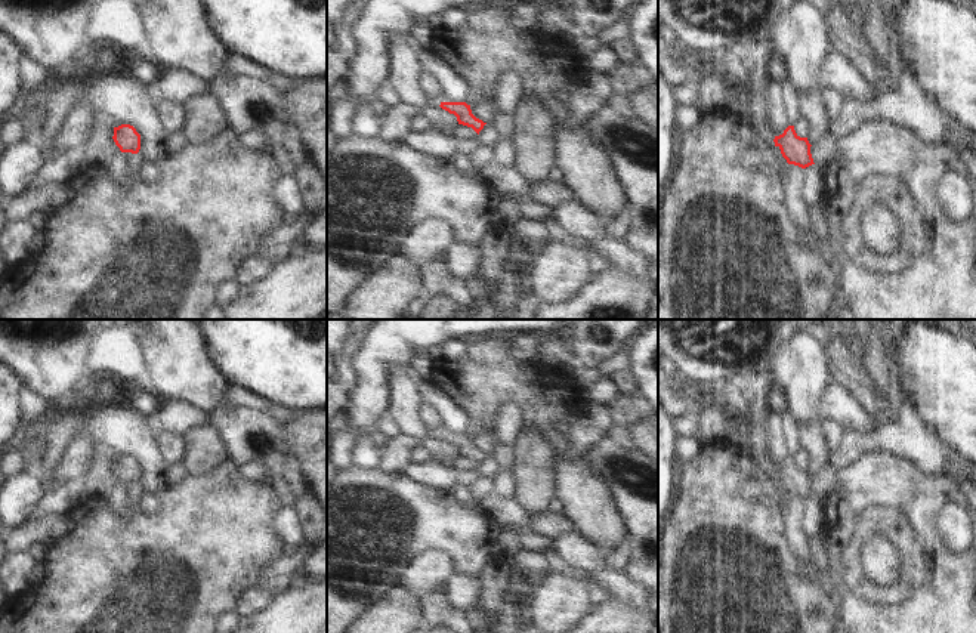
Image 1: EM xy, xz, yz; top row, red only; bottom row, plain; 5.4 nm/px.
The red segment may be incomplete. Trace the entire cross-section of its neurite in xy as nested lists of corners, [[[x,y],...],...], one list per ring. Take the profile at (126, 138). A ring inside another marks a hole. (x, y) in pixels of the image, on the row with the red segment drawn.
[[[130,124],[114,127],[112,139],[121,152],[138,154],[140,149],[140,135]]]

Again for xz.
[[[441,102],[439,106],[450,114],[454,114],[458,124],[472,127],[478,135],[487,124],[472,114],[470,105],[467,105],[466,102]]]

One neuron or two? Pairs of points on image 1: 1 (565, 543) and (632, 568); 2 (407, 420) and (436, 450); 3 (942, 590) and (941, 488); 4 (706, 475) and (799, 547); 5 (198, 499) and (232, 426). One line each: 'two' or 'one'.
1: two
2: two
3: one
4: two
5: two

